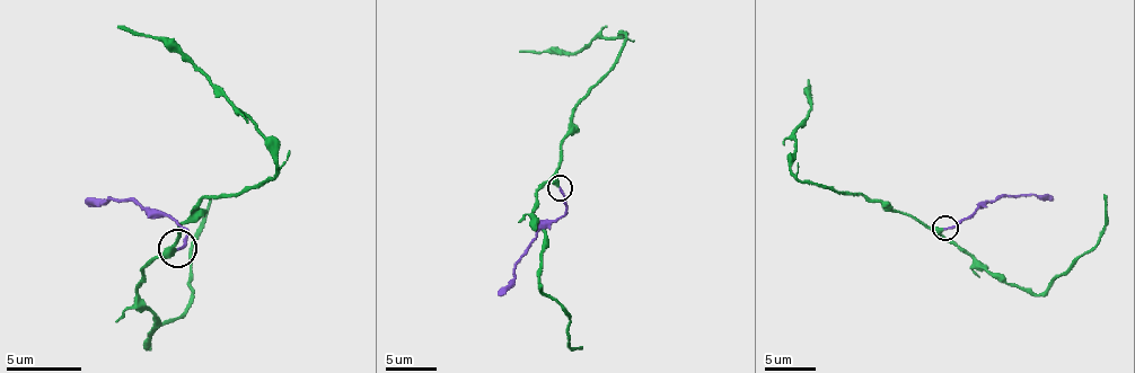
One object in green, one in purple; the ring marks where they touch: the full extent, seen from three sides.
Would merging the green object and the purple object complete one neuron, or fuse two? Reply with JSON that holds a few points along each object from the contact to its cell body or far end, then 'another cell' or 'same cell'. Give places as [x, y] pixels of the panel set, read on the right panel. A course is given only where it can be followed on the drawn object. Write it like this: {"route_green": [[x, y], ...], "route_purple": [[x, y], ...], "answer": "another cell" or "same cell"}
{"route_green": [[944, 228], [924, 228], [859, 195], [838, 195], [795, 177], [791, 154], [795, 130], [811, 109], [808, 79]], "route_purple": [[944, 228], [1002, 197], [1053, 197]], "answer": "same cell"}

